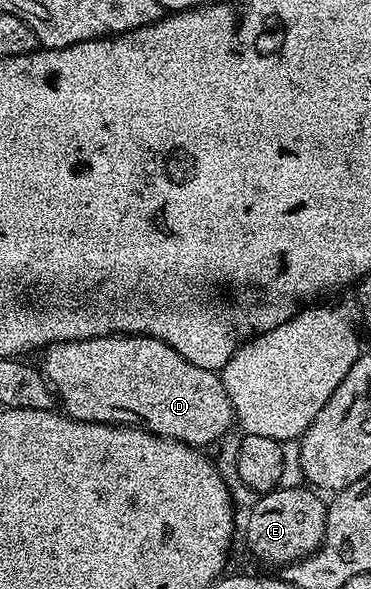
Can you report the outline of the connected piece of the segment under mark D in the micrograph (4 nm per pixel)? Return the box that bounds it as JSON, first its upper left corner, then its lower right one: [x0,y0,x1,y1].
[41,334,237,449]

